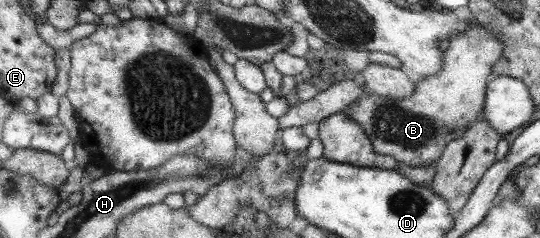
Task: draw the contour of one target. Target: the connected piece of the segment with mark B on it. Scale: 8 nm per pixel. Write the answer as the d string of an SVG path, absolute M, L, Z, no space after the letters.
M470 18L470 24L462 32L453 34L448 42L448 48L443 51L442 70L432 77L418 81L415 91L408 98L396 100L365 91L363 96L342 110L360 125L371 141L374 152L391 157L398 165L424 167L435 163L443 155L448 143L462 137L472 124L482 118L480 114L482 106L485 106L484 90L488 89L486 78L490 74L490 68L502 58L503 44L494 33L487 31L474 18Z

